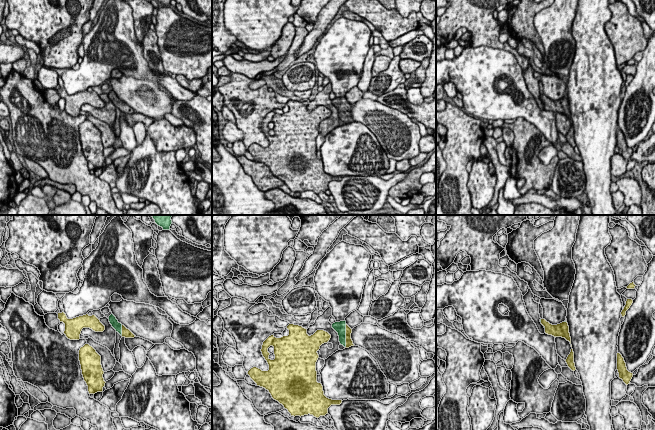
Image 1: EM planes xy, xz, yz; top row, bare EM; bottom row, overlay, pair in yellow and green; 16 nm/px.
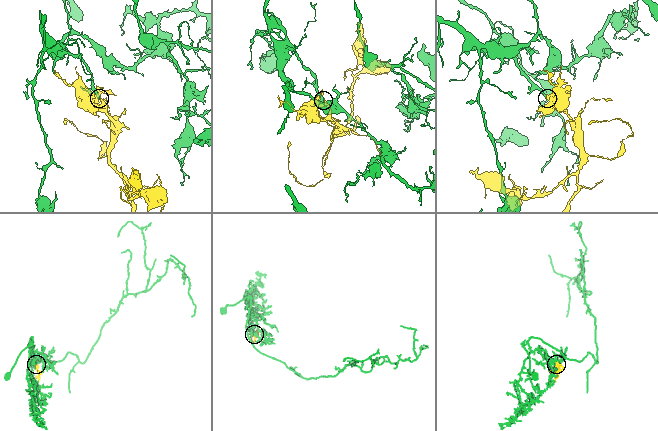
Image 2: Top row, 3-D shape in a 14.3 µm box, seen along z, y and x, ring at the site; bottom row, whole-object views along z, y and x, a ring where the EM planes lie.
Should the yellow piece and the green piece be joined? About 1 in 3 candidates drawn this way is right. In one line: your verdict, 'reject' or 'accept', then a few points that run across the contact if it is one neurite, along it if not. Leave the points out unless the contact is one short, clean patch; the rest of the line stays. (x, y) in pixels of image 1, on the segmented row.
accept

